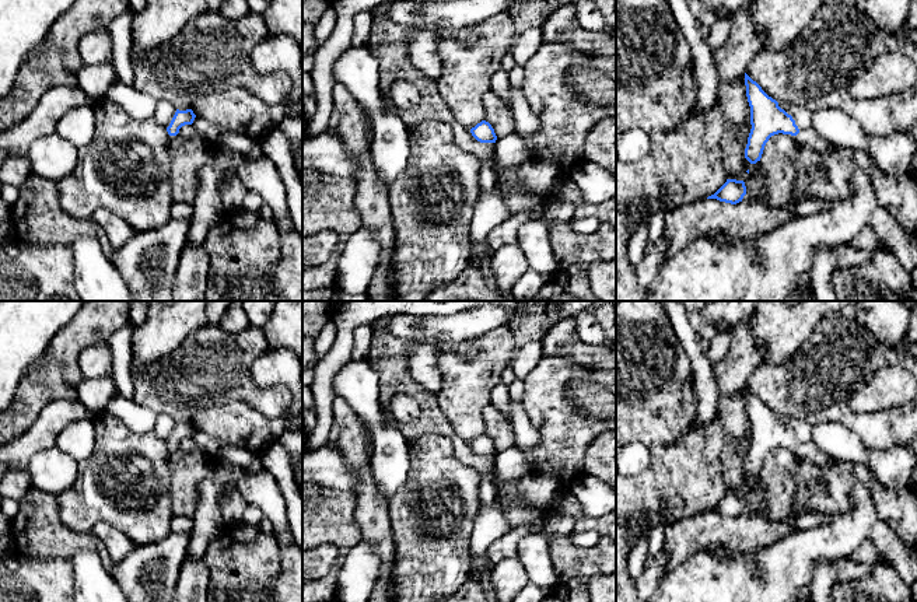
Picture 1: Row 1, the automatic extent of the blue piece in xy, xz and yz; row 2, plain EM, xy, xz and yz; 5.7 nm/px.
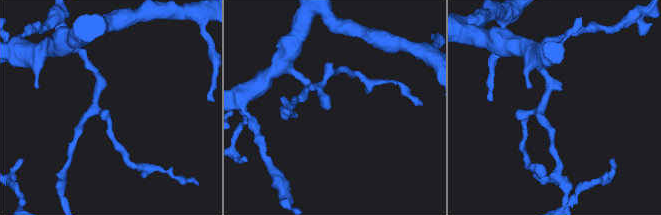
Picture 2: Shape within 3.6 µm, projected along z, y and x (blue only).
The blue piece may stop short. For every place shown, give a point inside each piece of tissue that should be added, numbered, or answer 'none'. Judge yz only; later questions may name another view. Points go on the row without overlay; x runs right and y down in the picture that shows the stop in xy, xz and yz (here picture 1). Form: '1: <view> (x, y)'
1: yz (808, 451)

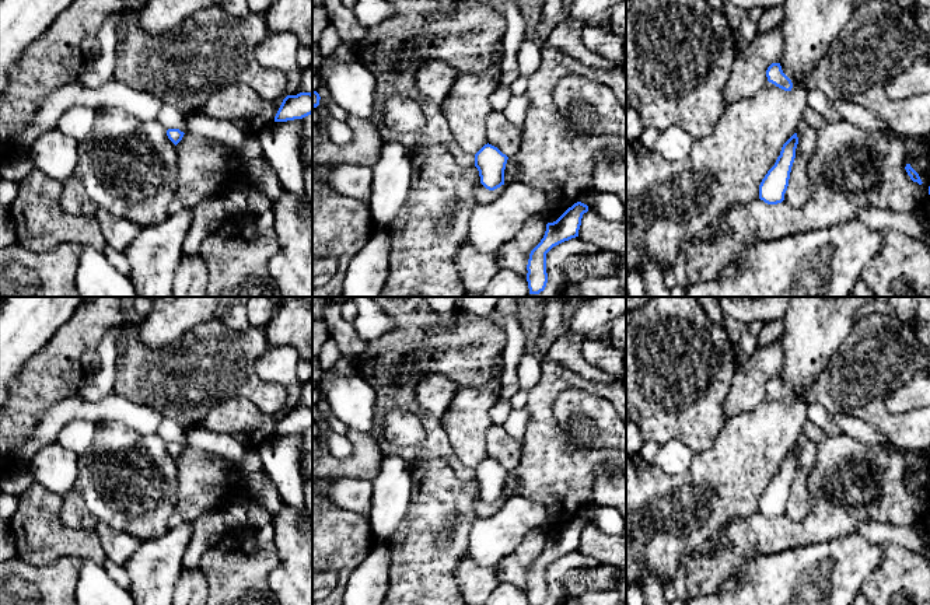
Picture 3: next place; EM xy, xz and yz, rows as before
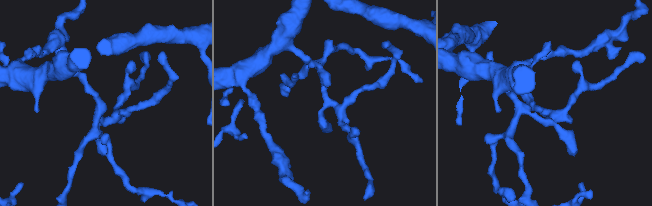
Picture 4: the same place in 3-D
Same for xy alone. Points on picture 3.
none

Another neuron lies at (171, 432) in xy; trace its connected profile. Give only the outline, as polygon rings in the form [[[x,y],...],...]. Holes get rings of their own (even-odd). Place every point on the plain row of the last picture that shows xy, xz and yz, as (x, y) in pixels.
[[[161,417],[157,434],[168,443],[179,443],[183,447],[189,447],[185,429],[171,417]]]

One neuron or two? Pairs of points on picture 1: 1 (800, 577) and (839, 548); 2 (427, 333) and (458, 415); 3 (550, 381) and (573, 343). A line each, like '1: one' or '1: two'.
1: one
2: two
3: two

